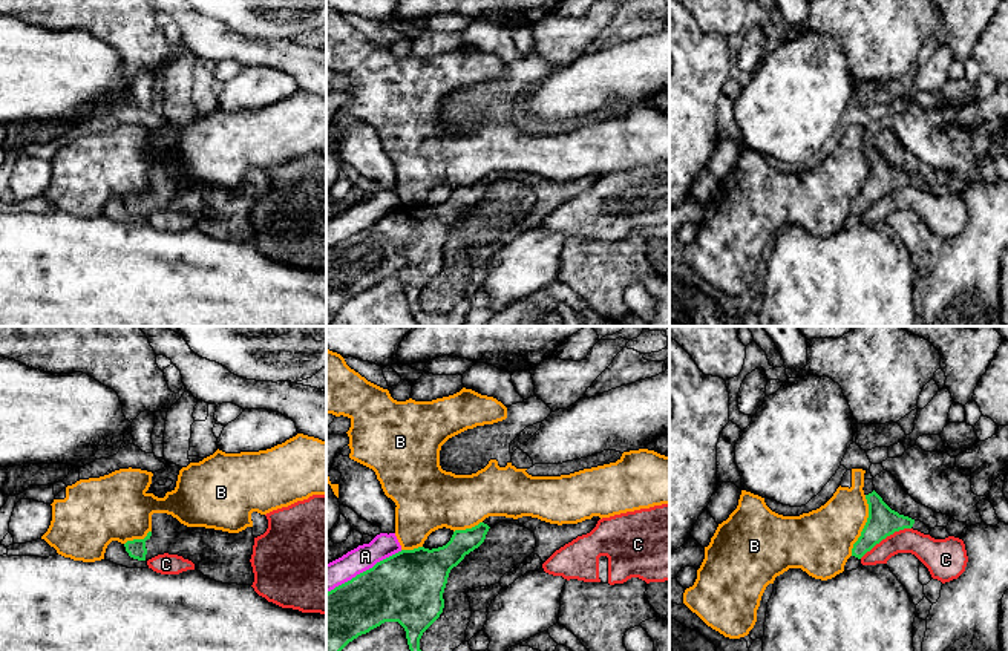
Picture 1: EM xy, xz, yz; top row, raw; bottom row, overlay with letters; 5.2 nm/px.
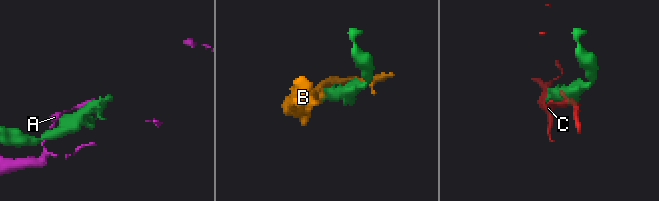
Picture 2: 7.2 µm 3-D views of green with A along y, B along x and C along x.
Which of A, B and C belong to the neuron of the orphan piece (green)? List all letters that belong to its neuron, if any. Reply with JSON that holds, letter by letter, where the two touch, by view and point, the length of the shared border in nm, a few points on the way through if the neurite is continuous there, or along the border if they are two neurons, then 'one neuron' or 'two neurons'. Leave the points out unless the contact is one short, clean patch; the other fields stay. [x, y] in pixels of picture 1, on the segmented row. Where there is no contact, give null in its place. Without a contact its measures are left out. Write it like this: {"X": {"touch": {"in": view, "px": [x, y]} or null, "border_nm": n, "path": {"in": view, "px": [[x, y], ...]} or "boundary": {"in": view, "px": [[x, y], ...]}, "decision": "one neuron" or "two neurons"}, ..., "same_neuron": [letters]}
{"A": {"touch": {"in": "xz", "px": [363, 572]}, "border_nm": 460, "decision": "two neurons"}, "B": {"touch": {"in": "yz", "px": [864, 526]}, "border_nm": 340, "decision": "two neurons"}, "C": {"touch": {"in": "yz", "px": [884, 538]}, "border_nm": 320, "decision": "two neurons"}, "same_neuron": []}

